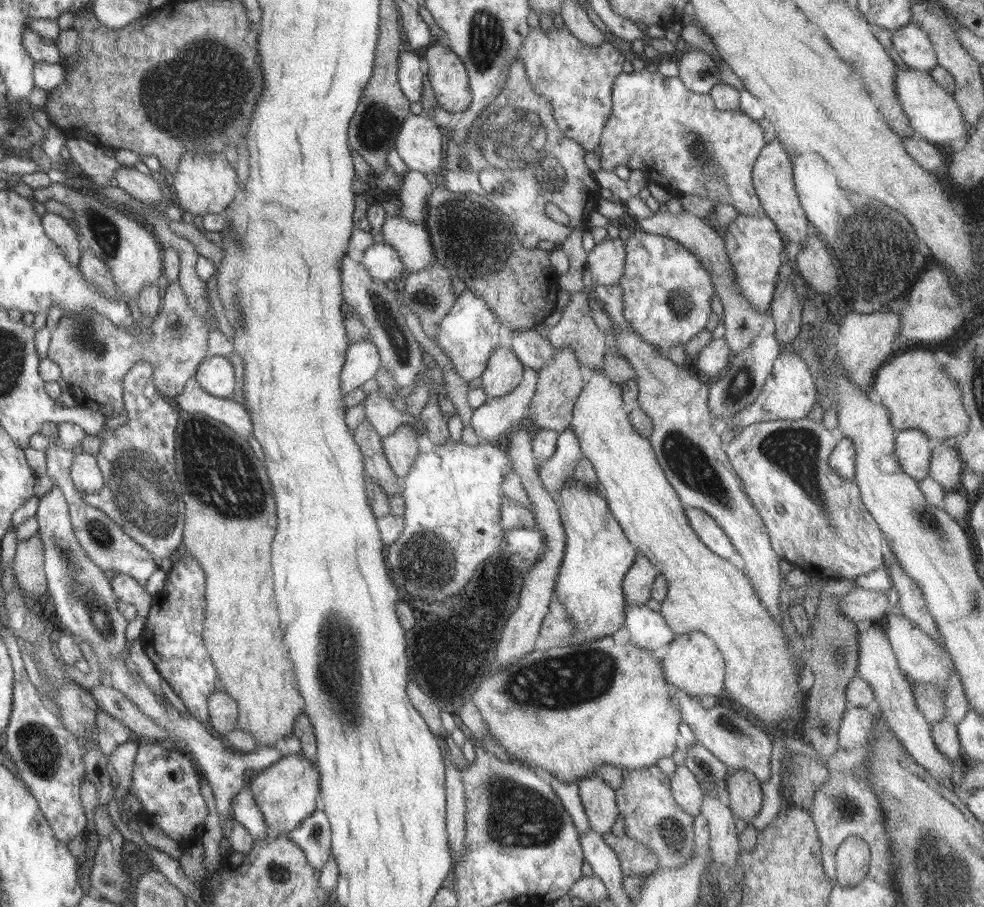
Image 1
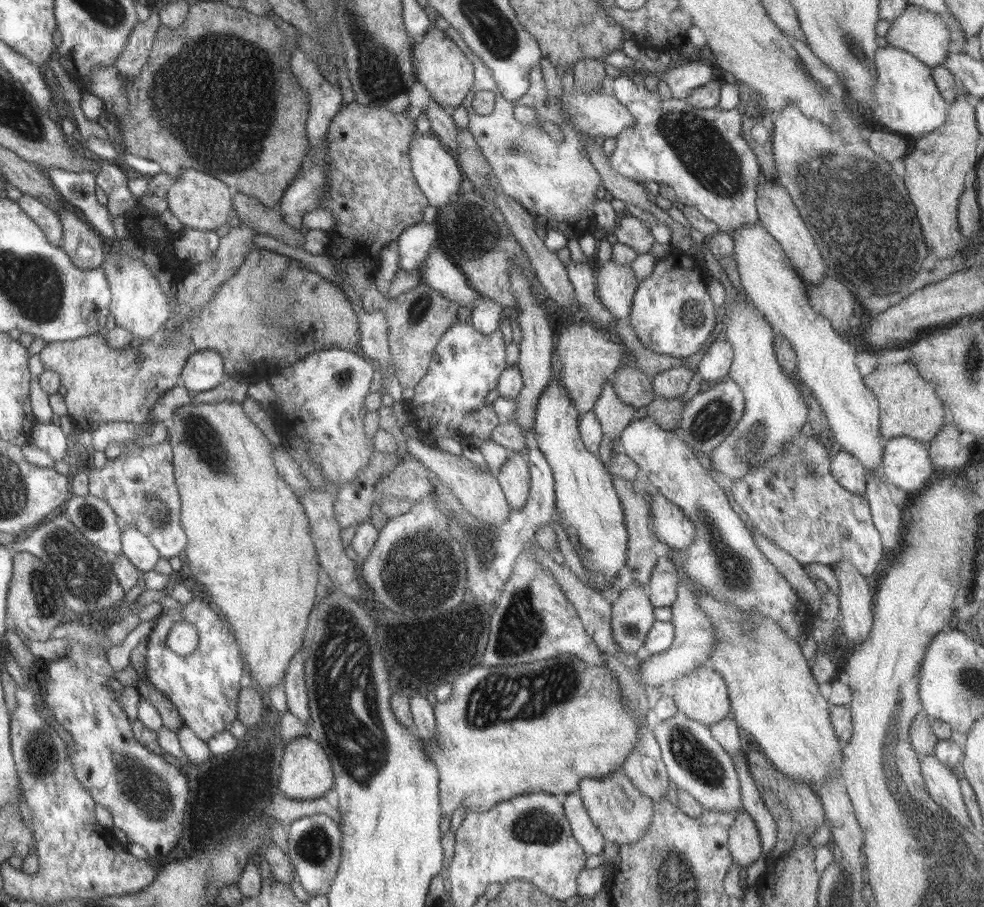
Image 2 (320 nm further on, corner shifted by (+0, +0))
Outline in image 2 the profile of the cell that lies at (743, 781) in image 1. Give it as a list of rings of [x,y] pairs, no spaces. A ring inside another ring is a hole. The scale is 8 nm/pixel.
[[[741,809],[729,831],[729,851],[737,868],[748,868],[762,854],[758,828],[748,812]]]

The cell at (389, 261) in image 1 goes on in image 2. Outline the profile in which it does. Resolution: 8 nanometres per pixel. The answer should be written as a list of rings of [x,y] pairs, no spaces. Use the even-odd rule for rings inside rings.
[[[420,222],[402,232],[398,243],[400,270],[420,271],[436,243],[438,230],[434,224]]]

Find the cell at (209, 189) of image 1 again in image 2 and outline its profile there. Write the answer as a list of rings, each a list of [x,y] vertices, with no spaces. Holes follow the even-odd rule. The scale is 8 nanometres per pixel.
[[[194,169],[182,171],[167,190],[164,199],[168,201],[169,210],[184,227],[198,231],[216,231],[228,222],[228,216],[232,212],[232,192],[226,183],[215,176]]]

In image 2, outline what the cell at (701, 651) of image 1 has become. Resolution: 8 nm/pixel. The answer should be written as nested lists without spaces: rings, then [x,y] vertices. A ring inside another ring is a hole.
[[[706,664],[673,682],[674,701],[687,718],[710,728],[731,716],[727,685],[719,672]]]

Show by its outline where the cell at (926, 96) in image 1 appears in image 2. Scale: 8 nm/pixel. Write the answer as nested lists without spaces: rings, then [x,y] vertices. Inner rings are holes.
[[[892,45],[877,48],[875,63],[877,83],[871,94],[875,104],[873,116],[882,122],[885,130],[922,138],[944,124],[951,103],[940,94],[931,75],[931,67]]]

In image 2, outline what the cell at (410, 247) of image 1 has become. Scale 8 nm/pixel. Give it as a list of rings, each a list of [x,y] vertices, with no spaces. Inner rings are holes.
[[[434,246],[421,268],[422,281],[459,306],[475,306],[481,296],[466,281],[444,250]]]

